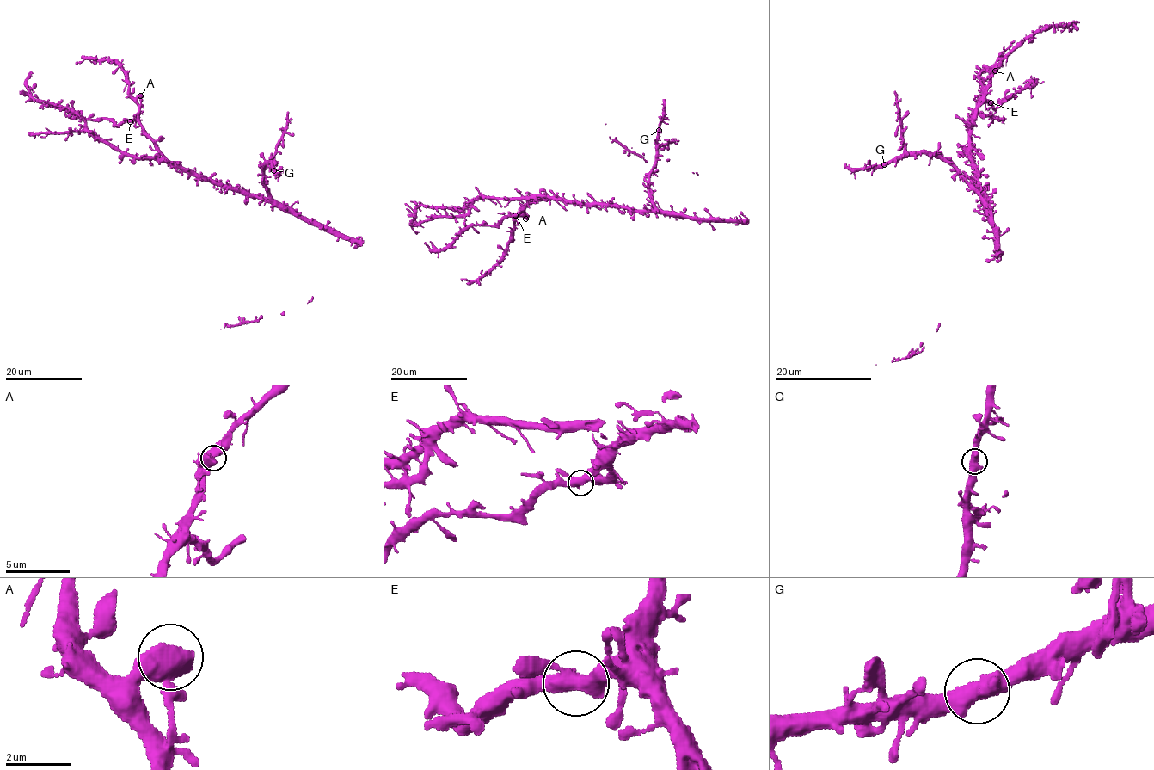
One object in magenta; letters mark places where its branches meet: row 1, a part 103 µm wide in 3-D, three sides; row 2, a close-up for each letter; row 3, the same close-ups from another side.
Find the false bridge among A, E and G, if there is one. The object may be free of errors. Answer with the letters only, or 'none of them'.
none of them

